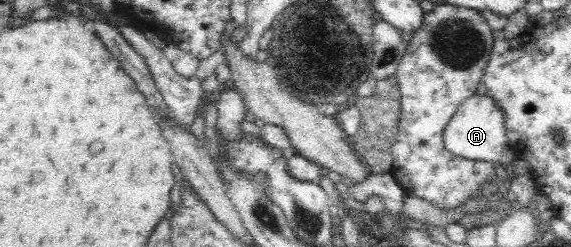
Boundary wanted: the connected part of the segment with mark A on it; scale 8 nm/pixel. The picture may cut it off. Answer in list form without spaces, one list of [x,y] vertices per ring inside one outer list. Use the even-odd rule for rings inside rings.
[[[475,93],[464,100],[447,123],[443,134],[444,147],[455,156],[490,163],[499,162],[507,166],[514,159],[514,152],[509,148],[505,122],[505,114],[495,100],[487,94]]]

